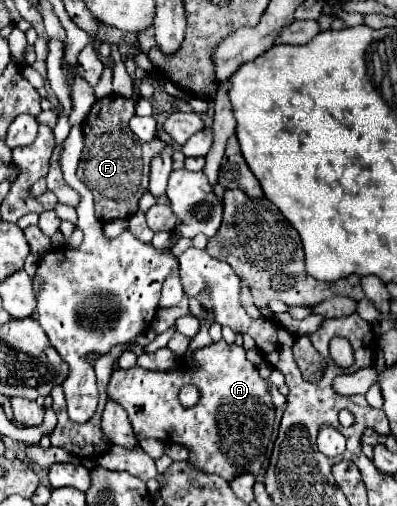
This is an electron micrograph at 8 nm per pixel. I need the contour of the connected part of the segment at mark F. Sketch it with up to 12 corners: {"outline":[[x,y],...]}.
{"outline":[[96,100],[78,178],[100,222],[130,218],[164,140],[140,142],[136,100]]}

